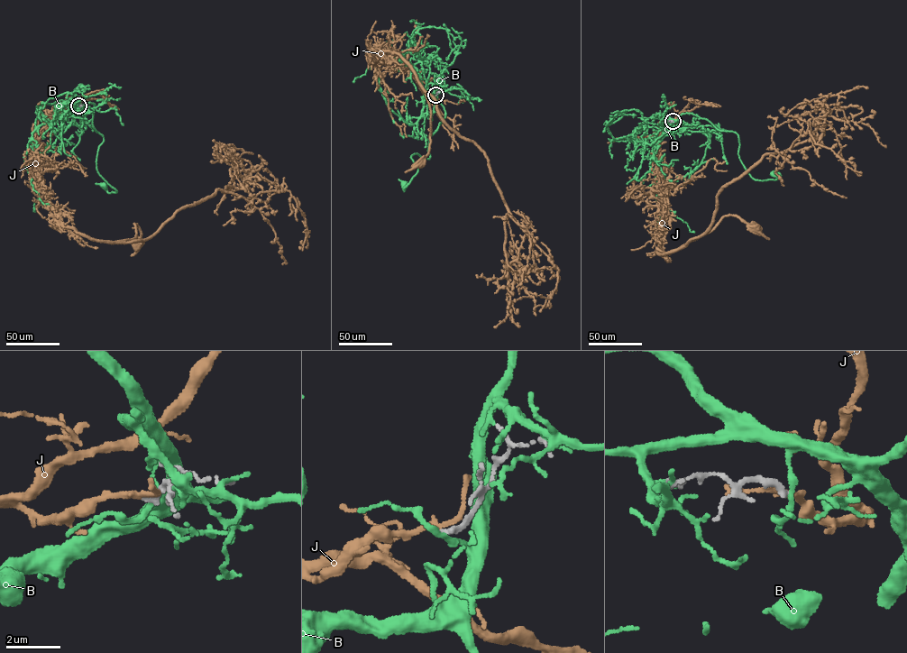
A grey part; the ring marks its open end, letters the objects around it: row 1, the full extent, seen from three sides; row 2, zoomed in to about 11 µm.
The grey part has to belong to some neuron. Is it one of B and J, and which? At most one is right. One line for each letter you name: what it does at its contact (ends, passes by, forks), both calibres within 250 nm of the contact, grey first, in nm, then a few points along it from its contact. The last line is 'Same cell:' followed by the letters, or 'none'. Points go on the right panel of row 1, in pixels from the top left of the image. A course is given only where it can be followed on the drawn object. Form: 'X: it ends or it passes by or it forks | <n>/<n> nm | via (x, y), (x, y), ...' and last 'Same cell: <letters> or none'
J: it passes by | 280/180 nm | via (673, 121), (661, 142), (665, 195), (656, 252), (679, 248), (725, 216), (737, 215), (755, 227)
Same cell: J

